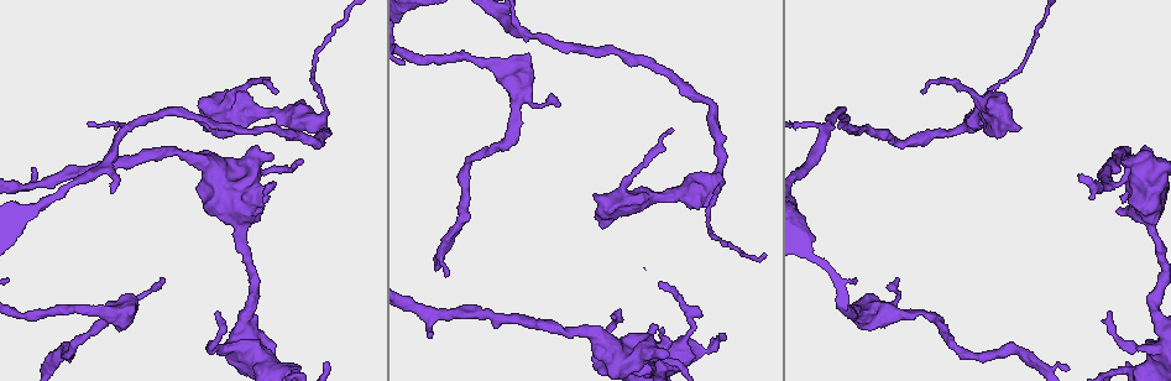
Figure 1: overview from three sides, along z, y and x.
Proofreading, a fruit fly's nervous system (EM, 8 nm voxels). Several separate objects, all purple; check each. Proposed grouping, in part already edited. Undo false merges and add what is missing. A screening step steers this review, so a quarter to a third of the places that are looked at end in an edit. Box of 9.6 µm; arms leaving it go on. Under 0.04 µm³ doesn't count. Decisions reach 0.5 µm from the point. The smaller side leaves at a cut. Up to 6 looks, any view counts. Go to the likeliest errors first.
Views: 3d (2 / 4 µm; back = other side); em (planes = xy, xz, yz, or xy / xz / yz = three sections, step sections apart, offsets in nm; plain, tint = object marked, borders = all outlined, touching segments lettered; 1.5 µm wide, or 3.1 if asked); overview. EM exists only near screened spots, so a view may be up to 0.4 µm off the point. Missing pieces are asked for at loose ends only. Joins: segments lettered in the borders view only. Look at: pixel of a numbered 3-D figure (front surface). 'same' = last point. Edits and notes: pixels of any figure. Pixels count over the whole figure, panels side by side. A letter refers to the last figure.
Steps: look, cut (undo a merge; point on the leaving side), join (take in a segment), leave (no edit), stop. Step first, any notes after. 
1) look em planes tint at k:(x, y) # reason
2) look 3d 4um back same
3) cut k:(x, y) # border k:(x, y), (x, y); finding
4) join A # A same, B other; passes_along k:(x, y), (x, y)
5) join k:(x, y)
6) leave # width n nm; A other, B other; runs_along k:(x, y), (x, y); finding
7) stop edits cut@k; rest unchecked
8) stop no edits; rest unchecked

look 3d 4um at 1:(224, 348) # sudden change in width

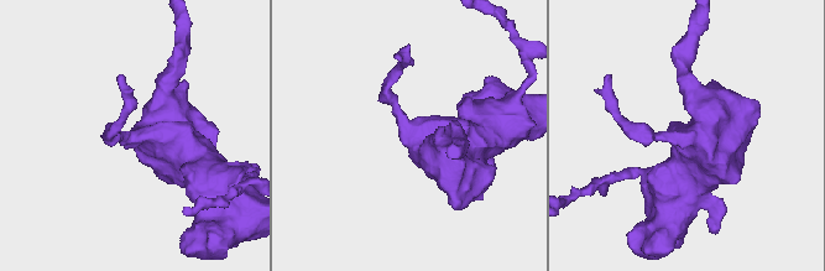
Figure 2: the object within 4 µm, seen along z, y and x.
look em planes plain at 2:(412, 131) # shape alone is not enough

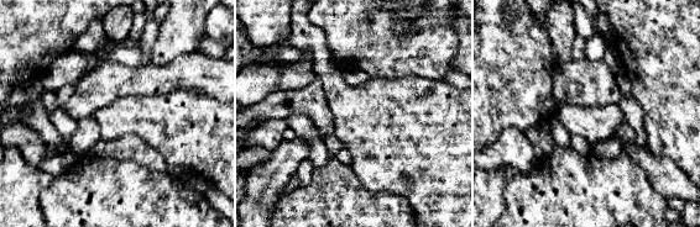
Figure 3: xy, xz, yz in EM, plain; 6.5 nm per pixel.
look em planes borders same

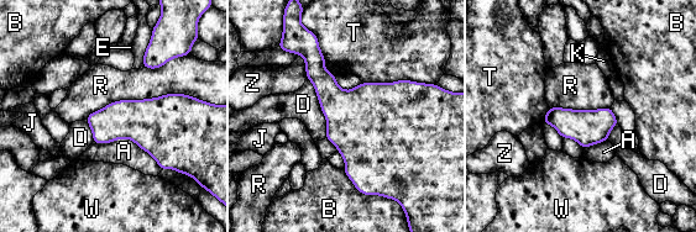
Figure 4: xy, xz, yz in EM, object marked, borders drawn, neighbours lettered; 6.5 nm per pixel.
leave # width 240 nm; longest_contact R 750 nm; A other, B other, D other, E other, J other, K other, R other, T other, W other, Z other; all the same cell

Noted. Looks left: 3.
look 3d 2um at 1:(329, 365) # free end

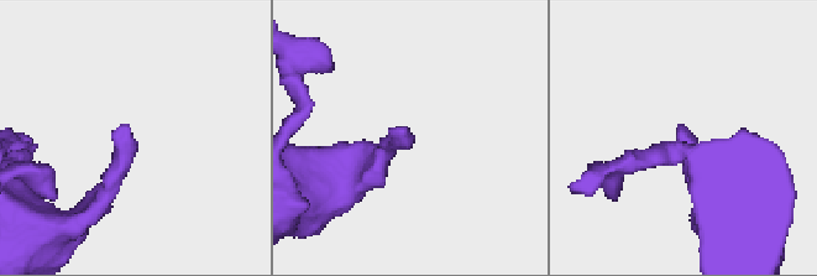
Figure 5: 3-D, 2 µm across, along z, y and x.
look em xy step 8 borders at 5:(406, 131)

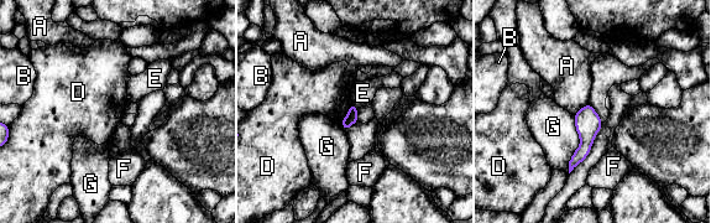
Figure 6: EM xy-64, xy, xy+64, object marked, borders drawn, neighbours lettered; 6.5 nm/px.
leave # longest_contact G 380 nm; A other, B other, D other, E other, F other, G other; border 6:(351, 102), (348, 114), (340, 124); none of them fits

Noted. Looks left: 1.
look em planes borders at 1:(1016, 127) # branch stops here

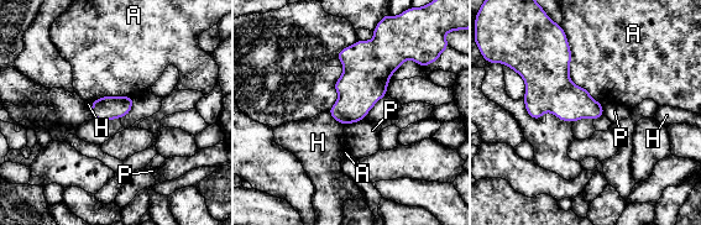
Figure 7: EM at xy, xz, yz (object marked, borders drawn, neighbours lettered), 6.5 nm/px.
leave # A other, H other, P other; border 7:(561, 27), (569, 78), (602, 105); no lettered segment goes on from it

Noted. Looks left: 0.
stop no edits; rest unchecked

